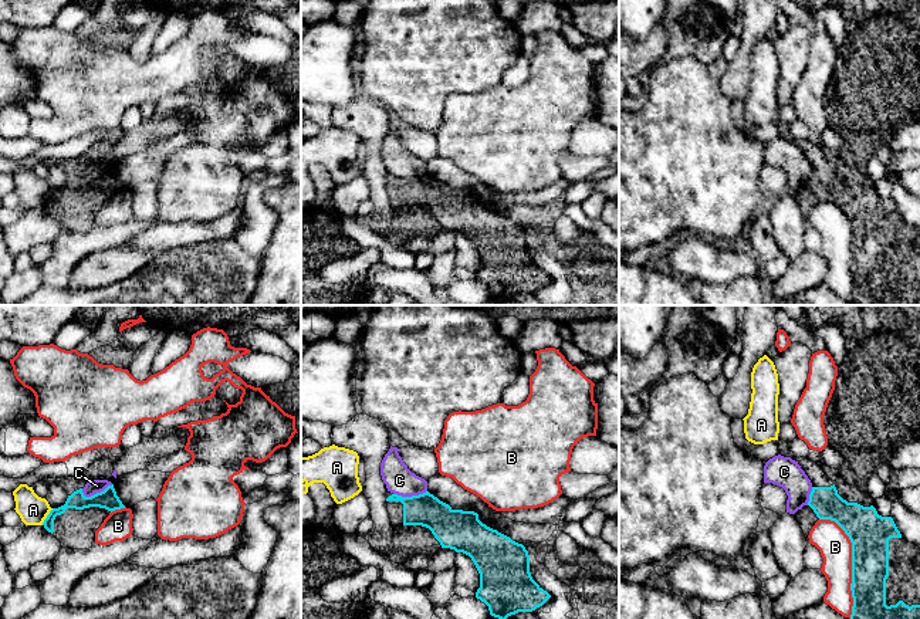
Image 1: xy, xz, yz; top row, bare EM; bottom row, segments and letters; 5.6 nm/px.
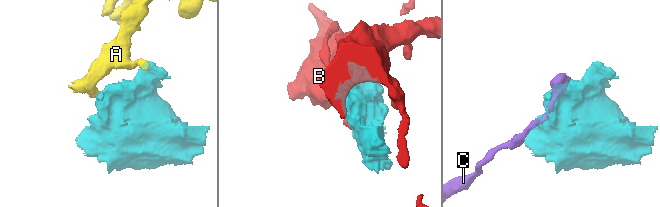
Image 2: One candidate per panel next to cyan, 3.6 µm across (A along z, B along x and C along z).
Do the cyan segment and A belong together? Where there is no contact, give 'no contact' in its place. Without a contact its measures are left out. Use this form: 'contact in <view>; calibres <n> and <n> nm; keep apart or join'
contact in xy; calibres 100 and 170 nm; keep apart

